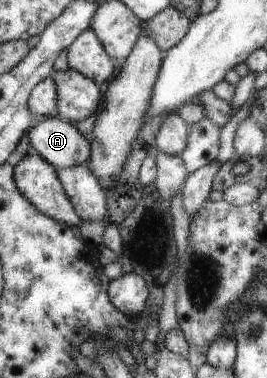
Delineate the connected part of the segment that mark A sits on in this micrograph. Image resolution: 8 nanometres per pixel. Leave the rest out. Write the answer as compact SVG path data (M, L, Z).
M58 114L37 123L28 133L33 148L55 167L74 167L91 158L91 143Z

